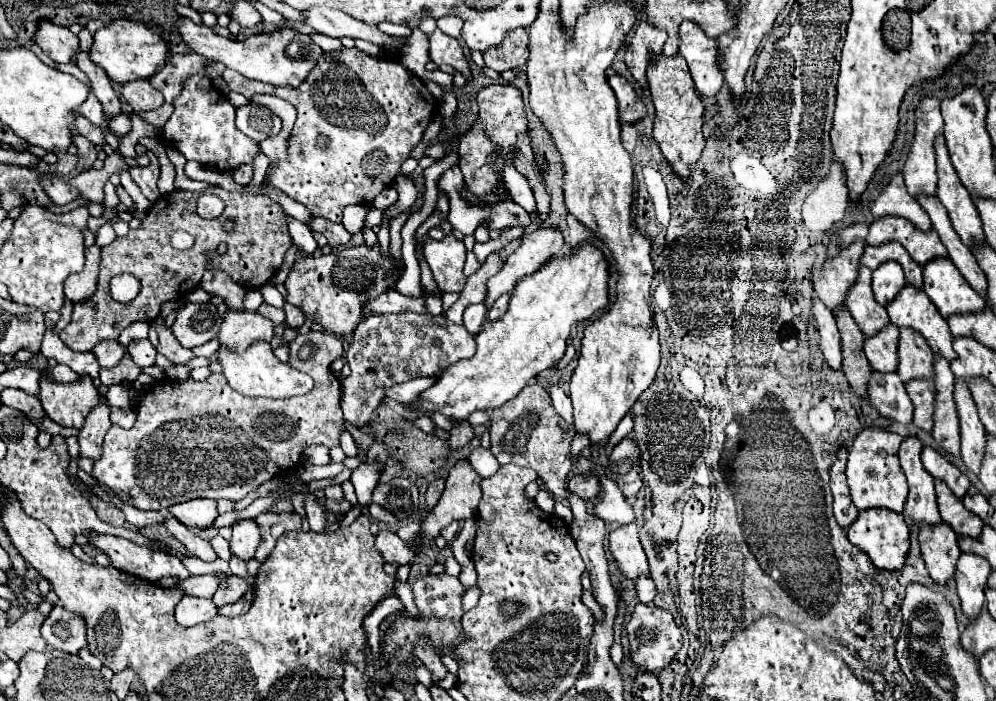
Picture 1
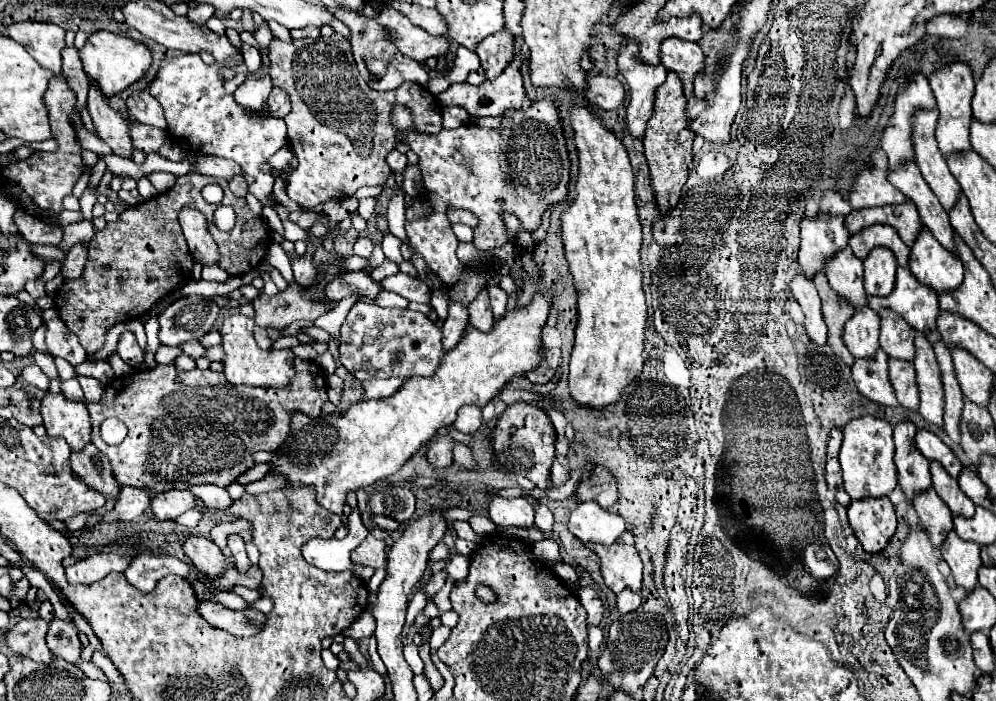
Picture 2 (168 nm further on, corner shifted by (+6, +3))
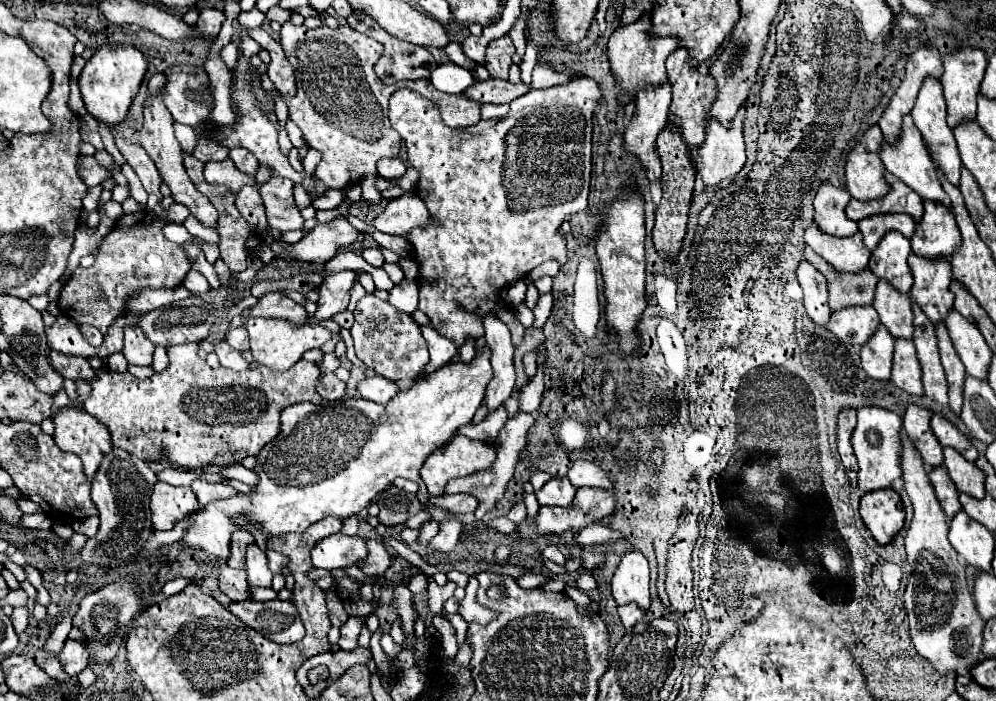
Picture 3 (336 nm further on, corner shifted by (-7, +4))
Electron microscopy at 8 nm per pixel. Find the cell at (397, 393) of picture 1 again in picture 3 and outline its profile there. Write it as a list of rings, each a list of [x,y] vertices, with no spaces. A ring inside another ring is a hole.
[[[368,375],[358,383],[356,389],[362,399],[374,401],[374,403],[388,403],[398,393],[398,387],[380,375]]]

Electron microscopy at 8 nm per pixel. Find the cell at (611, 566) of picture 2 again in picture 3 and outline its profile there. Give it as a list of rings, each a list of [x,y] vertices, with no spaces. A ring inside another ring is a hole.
[[[640,551],[626,553],[610,583],[616,605],[636,603],[638,607],[648,611],[650,607],[648,581],[650,581],[650,569],[646,557]]]

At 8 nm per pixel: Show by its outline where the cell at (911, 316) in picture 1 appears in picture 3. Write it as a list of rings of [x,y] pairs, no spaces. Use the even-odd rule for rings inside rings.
[[[910,255],[908,265],[914,275],[910,297],[922,307],[932,323],[944,321],[952,309],[954,293],[950,291],[952,267],[948,259],[922,259]]]

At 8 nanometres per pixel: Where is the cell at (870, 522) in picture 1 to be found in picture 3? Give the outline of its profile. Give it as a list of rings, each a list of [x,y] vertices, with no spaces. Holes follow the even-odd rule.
[[[894,489],[862,495],[860,515],[880,545],[890,543],[904,525],[904,505]]]

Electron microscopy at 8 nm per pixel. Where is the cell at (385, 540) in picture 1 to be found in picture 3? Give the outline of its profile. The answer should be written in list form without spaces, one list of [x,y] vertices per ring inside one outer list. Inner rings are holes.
[[[370,539],[368,543],[368,555],[366,559],[362,559],[362,563],[356,563],[364,575],[382,575],[386,571],[386,567],[392,563],[392,557],[386,551],[386,545],[382,541],[374,541]]]

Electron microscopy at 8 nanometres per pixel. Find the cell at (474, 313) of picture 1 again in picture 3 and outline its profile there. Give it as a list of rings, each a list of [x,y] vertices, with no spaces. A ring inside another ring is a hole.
[[[422,325],[422,337],[428,343],[430,363],[422,369],[422,373],[418,375],[418,379],[424,379],[424,375],[430,375],[430,371],[436,371],[438,367],[444,367],[454,357],[454,353],[456,353],[456,345],[431,327]]]

